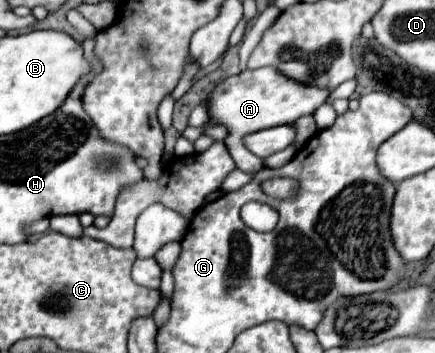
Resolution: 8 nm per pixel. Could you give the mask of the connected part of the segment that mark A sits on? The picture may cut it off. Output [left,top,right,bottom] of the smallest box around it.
[206,67,326,173]

